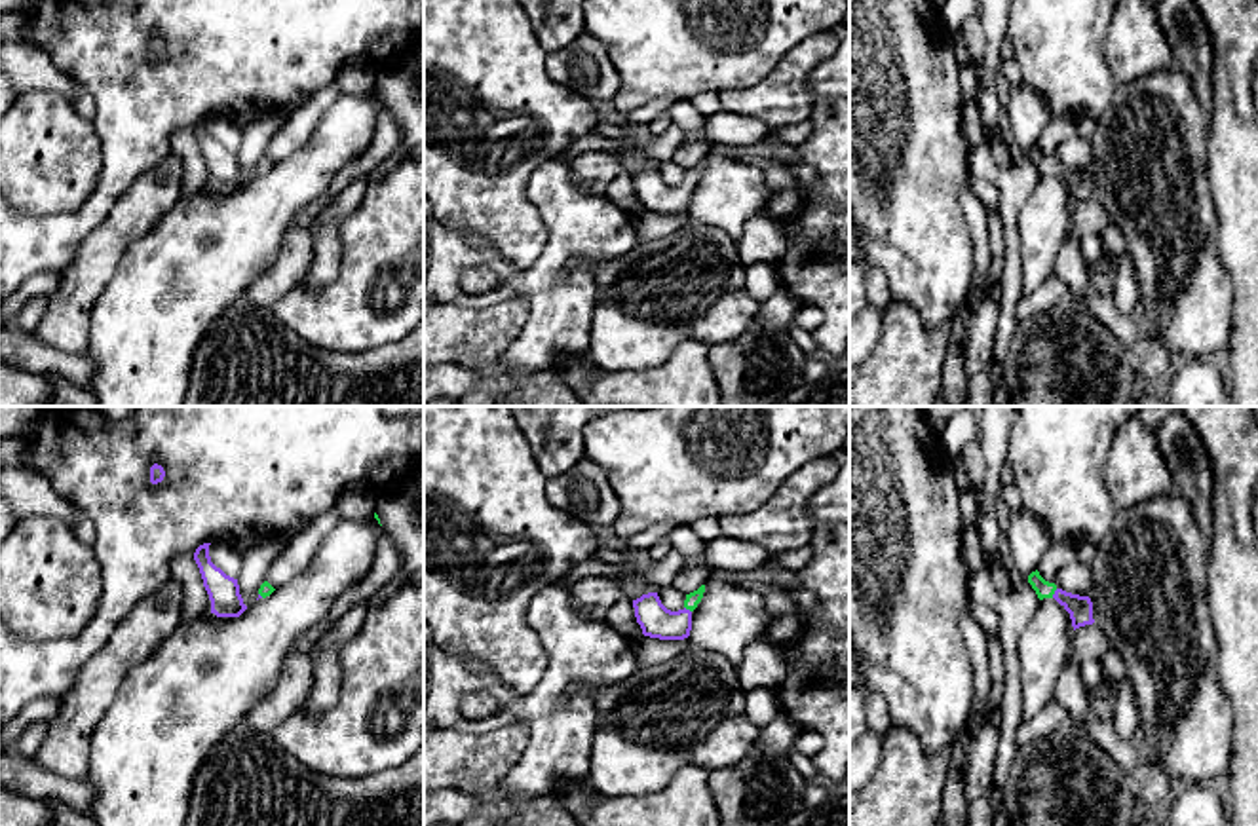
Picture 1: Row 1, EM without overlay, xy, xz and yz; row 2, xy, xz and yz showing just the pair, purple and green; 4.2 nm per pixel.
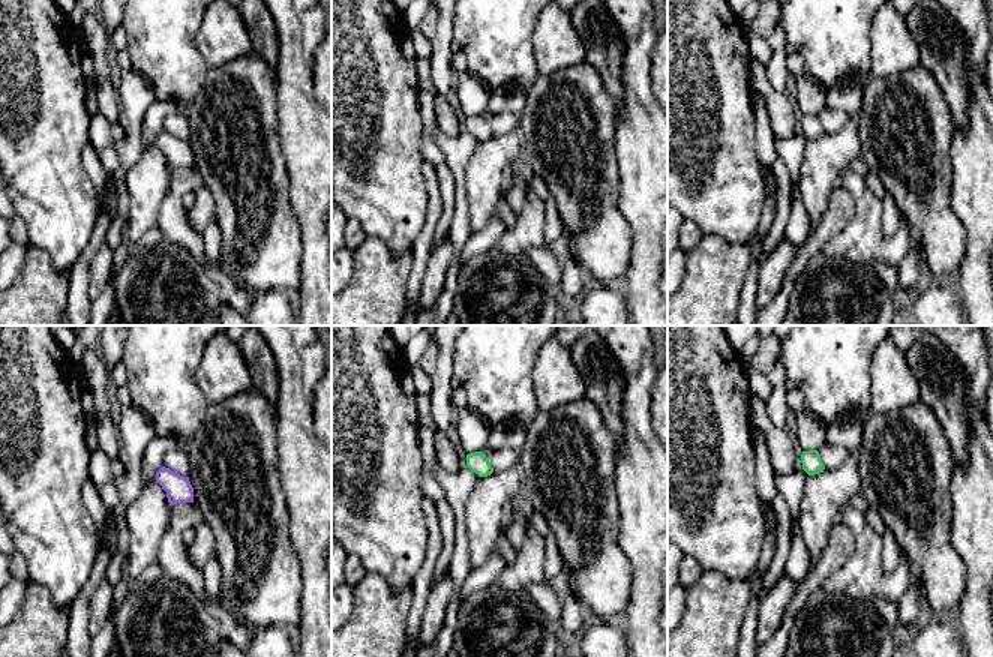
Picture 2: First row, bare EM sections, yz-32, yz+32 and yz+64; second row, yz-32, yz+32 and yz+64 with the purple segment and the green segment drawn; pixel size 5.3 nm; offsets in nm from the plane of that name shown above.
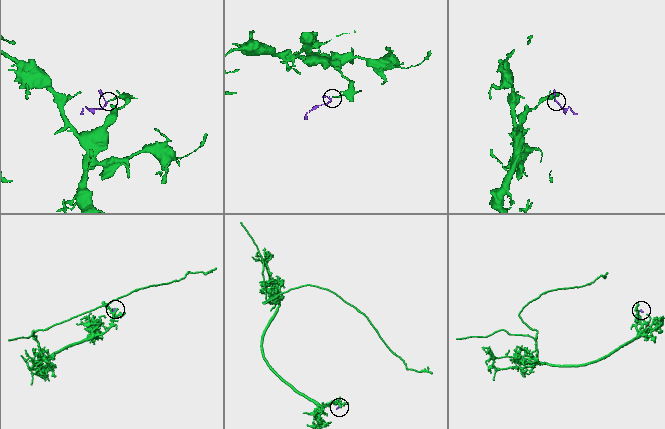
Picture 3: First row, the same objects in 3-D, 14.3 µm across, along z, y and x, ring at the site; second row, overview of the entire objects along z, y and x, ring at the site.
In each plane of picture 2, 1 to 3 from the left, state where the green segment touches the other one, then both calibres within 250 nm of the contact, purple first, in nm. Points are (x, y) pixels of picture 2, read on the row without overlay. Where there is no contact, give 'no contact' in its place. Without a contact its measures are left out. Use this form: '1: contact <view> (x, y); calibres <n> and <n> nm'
1: no contact
2: no contact
3: no contact

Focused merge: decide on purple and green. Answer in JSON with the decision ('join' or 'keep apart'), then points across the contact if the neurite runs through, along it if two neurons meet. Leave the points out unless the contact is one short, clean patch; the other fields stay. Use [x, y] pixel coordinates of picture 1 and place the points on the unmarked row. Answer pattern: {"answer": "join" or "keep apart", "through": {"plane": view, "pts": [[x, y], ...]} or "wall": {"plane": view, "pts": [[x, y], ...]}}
{"answer": "join", "through": {"plane": "yz", "pts": [[1080, 183], [1055, 168], [1044, 164]]}}

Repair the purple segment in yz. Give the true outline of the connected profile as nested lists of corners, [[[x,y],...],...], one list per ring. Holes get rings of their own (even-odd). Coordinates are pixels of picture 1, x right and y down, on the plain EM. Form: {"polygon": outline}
{"polygon": [[[1038,144],[1028,150],[1028,158],[1039,175],[1055,173],[1070,188],[1074,205],[1095,197],[1093,177],[1089,171],[1072,169],[1058,163],[1055,158],[1045,156]]]}

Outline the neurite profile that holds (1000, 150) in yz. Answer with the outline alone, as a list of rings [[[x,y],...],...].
[[[984,129],[984,141],[990,146],[992,158],[998,165],[1007,167],[1013,161],[1013,156],[1009,152],[1009,146],[1005,144],[1001,131],[990,133]]]

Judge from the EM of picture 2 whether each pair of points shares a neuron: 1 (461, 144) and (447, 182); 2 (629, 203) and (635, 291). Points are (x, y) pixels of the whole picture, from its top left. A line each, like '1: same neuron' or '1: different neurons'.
1: different neurons
2: same neuron

